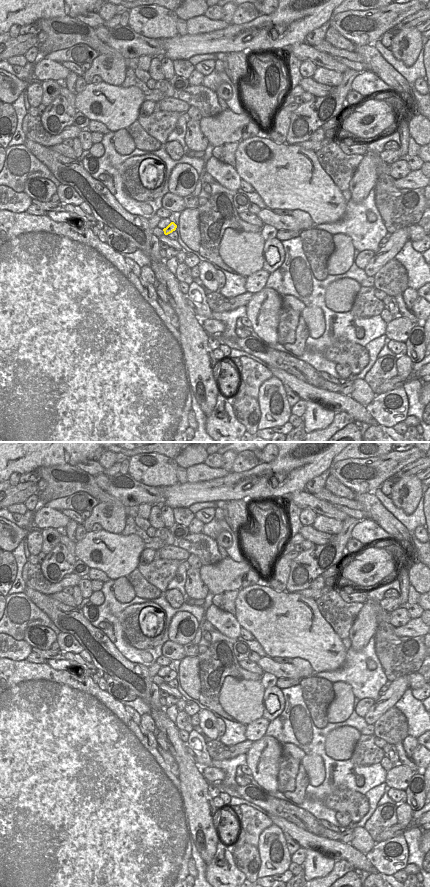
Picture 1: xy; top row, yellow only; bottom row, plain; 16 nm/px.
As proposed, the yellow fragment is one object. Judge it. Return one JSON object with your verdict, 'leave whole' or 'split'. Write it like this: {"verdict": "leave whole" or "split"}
{"verdict": "leave whole"}

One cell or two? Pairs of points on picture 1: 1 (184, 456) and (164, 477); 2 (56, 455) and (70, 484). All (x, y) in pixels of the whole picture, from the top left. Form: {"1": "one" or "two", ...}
{"1": "two", "2": "two"}

